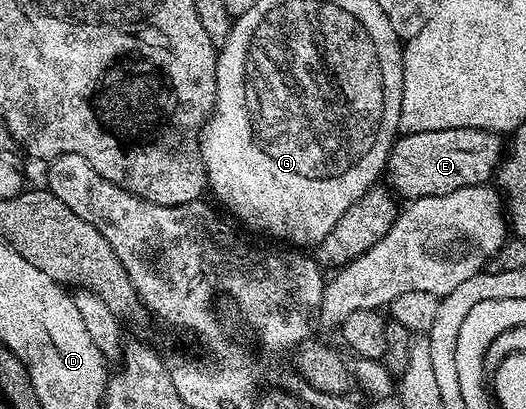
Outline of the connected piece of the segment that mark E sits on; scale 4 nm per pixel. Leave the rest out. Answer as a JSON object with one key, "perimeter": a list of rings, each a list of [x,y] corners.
{"perimeter":[[[482,128],[406,132],[393,141],[383,176],[386,181],[389,179],[388,187],[398,197],[405,196],[406,201],[451,194],[476,184],[489,184],[503,159],[501,140],[498,133]]]}

